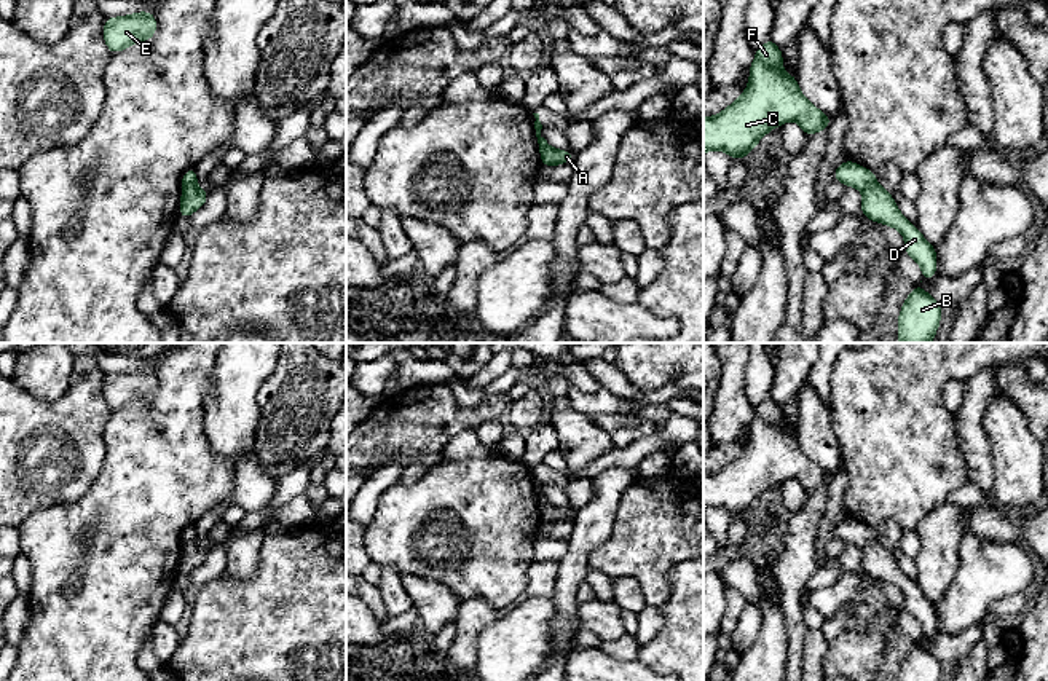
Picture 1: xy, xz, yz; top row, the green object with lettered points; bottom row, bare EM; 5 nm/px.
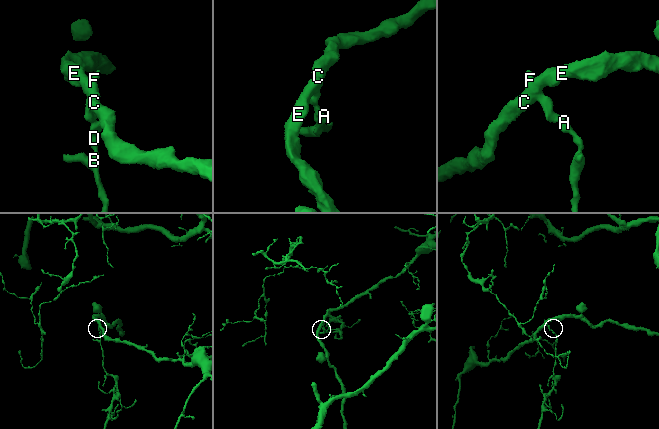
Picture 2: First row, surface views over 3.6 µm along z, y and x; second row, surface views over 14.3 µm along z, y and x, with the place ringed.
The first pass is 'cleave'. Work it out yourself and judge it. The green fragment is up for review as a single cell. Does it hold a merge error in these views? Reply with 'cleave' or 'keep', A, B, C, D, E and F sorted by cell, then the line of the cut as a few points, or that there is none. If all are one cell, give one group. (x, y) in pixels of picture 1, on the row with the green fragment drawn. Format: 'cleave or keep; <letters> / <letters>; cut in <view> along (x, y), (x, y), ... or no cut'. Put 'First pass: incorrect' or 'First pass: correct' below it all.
cleave; A B D / C E F; cut in yz along (874, 181), (862, 190)
First pass: correct

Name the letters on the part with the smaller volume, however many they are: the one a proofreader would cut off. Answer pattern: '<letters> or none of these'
A, B, D

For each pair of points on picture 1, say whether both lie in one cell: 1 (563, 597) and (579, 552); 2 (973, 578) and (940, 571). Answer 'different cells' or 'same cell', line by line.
1: same cell
2: different cells

